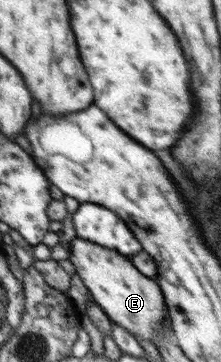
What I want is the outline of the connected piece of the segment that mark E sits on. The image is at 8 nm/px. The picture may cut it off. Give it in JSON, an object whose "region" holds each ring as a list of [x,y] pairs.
{"region":[[[75,237],[71,241],[69,260],[89,293],[106,315],[128,330],[134,337],[154,342],[164,327],[168,308],[160,286],[152,278],[141,274],[127,256],[116,250],[99,246],[94,242]]]}

